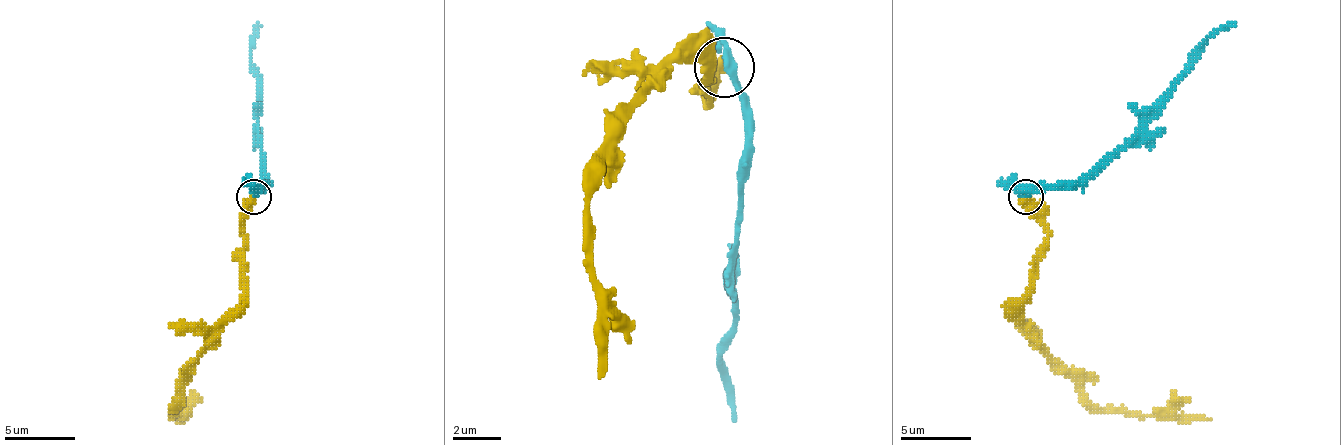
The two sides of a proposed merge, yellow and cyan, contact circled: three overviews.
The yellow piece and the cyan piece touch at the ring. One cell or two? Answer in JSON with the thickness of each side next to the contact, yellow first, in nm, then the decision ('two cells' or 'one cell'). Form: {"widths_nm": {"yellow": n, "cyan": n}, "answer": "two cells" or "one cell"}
{"widths_nm": {"yellow": 440, "cyan": 360}, "answer": "one cell"}

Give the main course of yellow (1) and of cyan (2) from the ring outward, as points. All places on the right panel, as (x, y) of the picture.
1: (1026, 196), (1047, 245), (1033, 260), (1023, 323), (1044, 352), (1101, 408), (1210, 419)
2: (1026, 196), (1047, 185), (1083, 185), (1136, 132), (1140, 118), (1178, 75), (1189, 58), (1235, 22)

